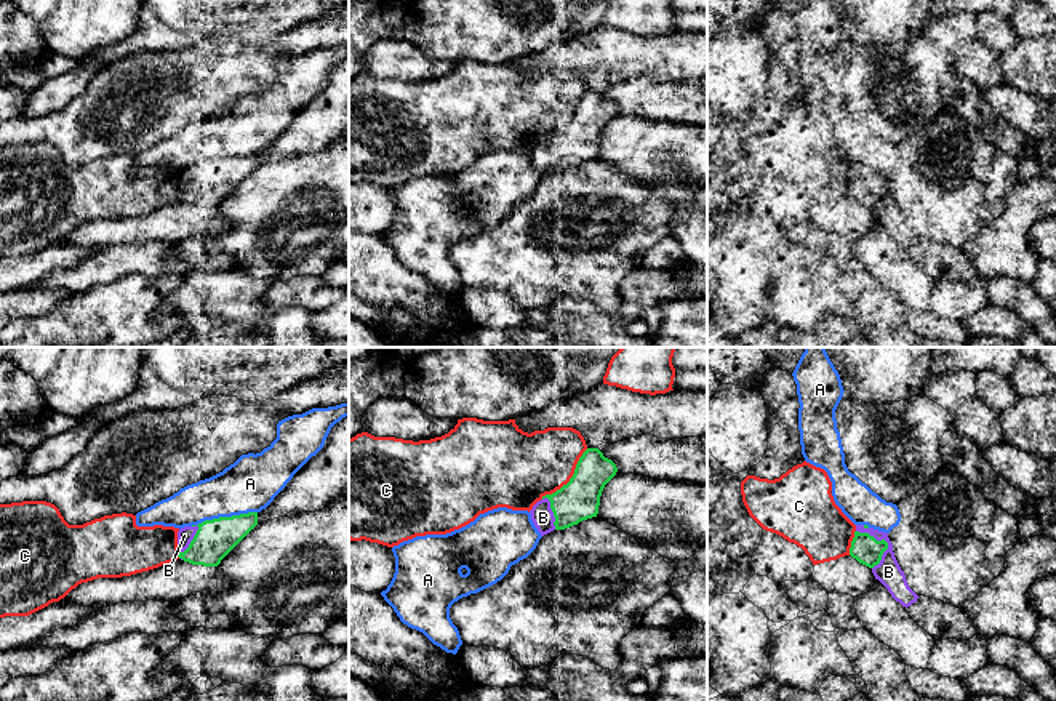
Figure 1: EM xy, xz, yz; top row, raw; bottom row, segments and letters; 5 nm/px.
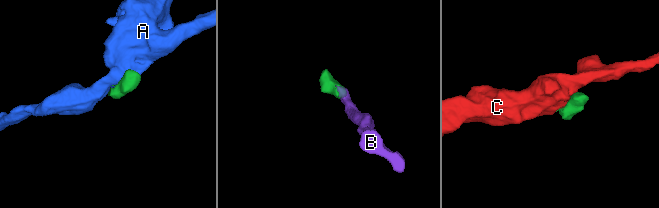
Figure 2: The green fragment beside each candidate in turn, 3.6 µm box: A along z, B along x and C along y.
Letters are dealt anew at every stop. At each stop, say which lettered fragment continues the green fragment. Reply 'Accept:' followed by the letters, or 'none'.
Accept: B

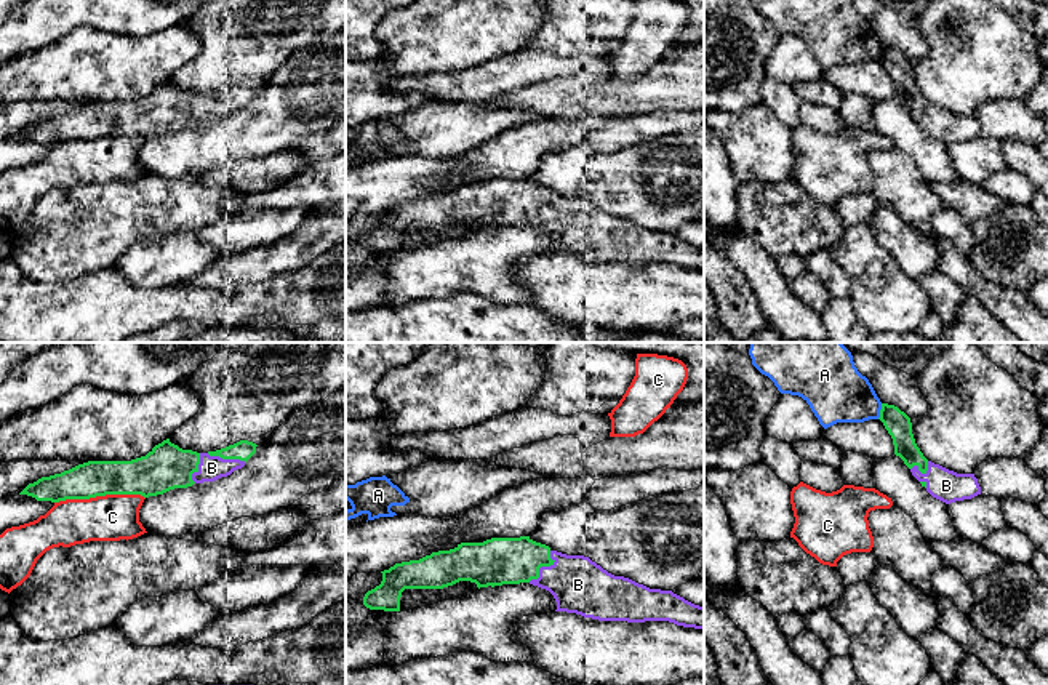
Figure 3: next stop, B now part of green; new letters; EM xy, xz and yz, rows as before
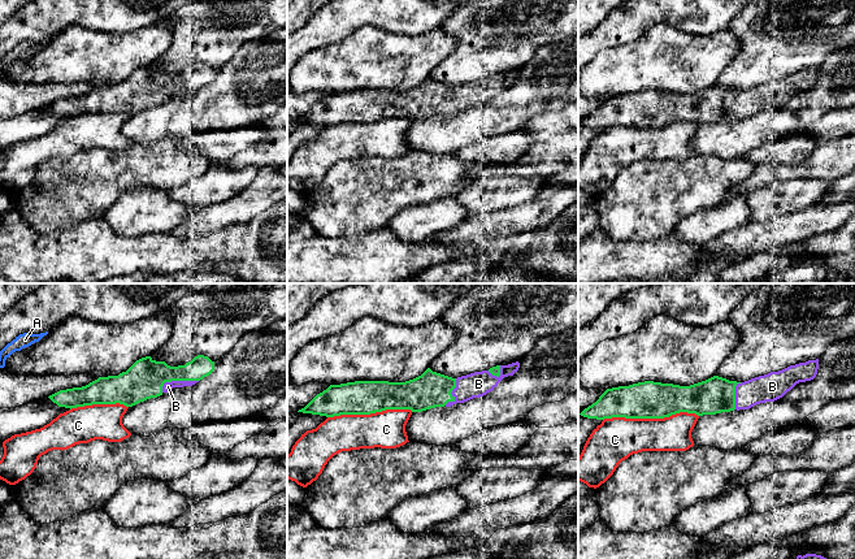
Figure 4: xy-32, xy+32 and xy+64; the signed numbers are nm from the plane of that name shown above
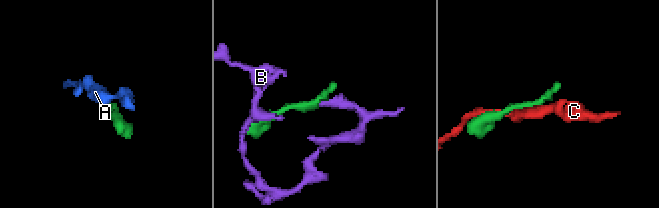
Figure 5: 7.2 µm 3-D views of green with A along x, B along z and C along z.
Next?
Accept: B

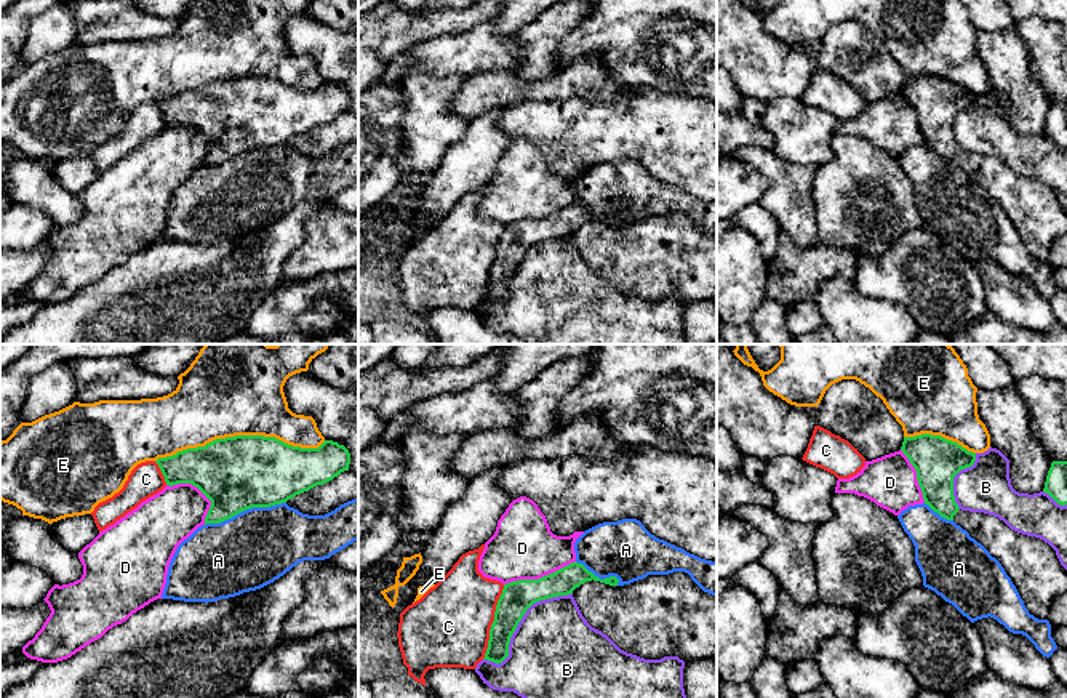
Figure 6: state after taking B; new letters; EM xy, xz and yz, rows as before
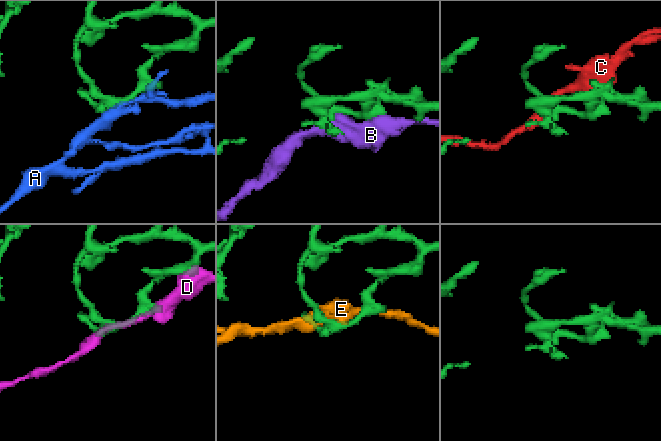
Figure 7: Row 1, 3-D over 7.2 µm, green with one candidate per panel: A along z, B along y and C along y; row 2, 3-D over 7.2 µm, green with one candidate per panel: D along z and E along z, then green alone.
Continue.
Accept: A

